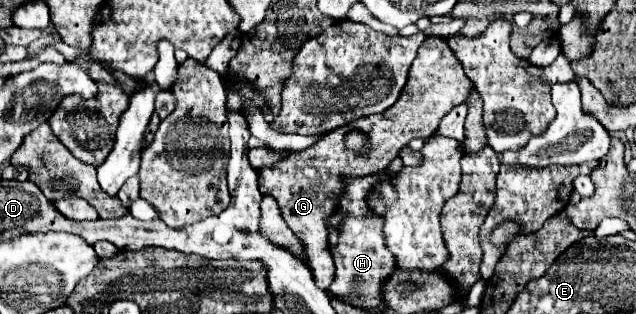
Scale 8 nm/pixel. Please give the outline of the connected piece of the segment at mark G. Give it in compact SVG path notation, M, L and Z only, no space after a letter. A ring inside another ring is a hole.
M428 37L412 63L408 87L404 87L400 99L388 111L370 115L368 119L358 119L356 123L348 123L348 127L338 127L336 131L326 133L312 147L296 151L286 159L280 159L278 163L258 171L260 193L272 195L276 199L286 225L302 243L306 265L310 267L316 285L322 291L326 291L334 279L334 263L326 243L328 233L324 231L324 219L328 219L328 215L336 211L336 199L342 191L344 177L362 177L384 171L394 161L400 147L406 147L416 137L434 135L440 119L450 113L452 107L464 103L464 95L468 95L472 87L472 81L464 75L464 69L452 55L446 39ZM352 129L362 131L370 139L364 151L350 151L344 145L344 135Z

